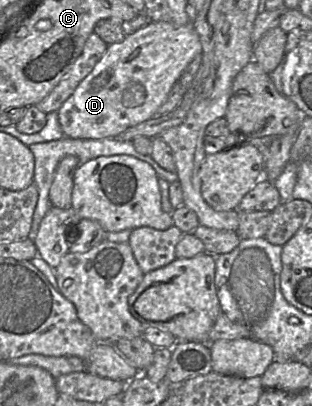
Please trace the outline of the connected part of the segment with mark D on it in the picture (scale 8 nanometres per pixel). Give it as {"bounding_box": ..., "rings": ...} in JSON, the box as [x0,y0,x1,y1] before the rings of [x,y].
{"bounding_box":[58,21,202,139],"rings":[[[149,21],[138,30],[129,32],[122,41],[108,45],[92,71],[58,109],[64,135],[74,139],[117,138],[129,127],[154,117],[184,69],[201,53],[202,45],[192,24]]]}

